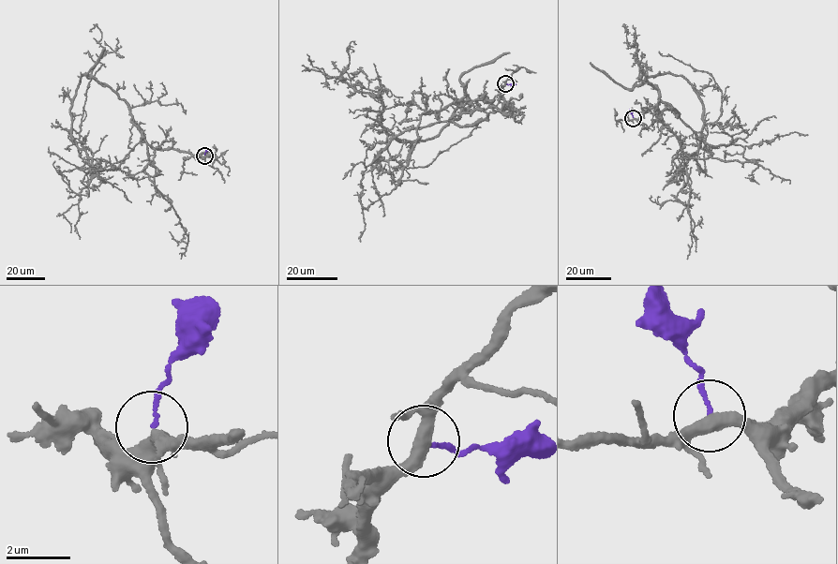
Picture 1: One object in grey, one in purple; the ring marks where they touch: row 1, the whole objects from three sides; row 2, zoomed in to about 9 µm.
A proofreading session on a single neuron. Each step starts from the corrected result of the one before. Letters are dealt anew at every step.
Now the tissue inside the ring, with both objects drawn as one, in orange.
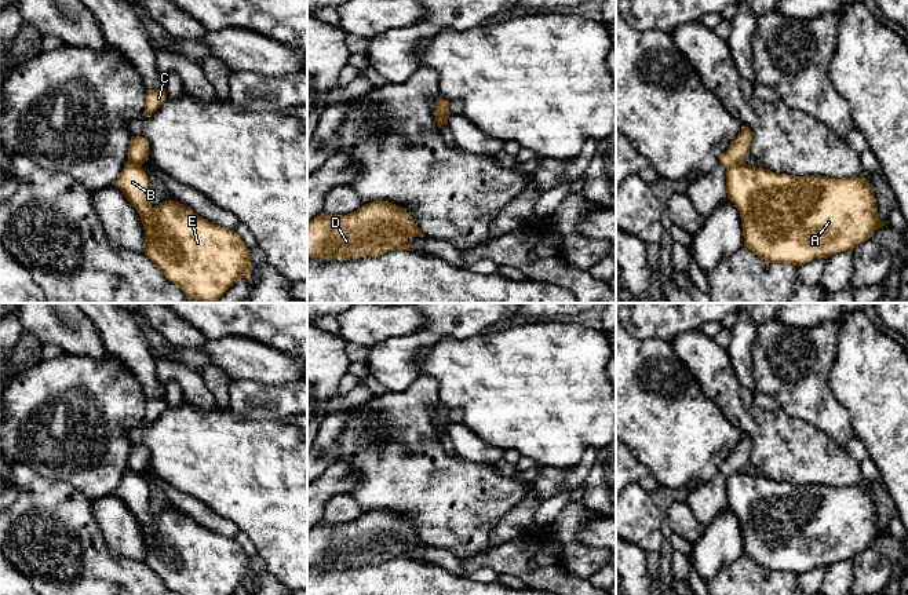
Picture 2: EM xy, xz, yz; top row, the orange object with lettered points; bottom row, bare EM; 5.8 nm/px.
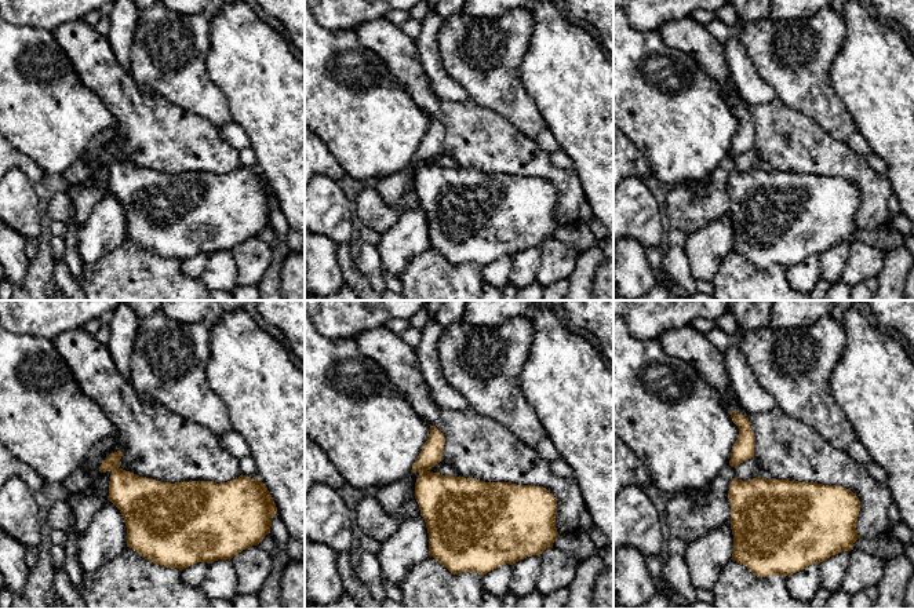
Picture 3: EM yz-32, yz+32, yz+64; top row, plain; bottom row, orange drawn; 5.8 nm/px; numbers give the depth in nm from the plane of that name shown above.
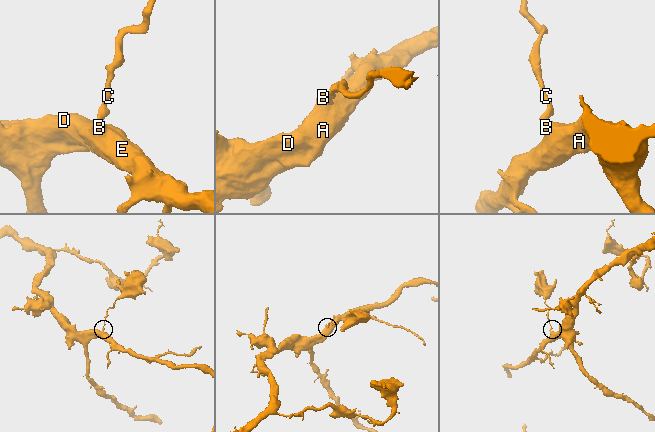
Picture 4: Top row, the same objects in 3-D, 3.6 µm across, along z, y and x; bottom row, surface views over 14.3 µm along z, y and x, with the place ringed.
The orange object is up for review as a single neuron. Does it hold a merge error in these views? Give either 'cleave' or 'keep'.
cleave

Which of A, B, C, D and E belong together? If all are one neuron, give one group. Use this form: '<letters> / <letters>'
A B D E / C

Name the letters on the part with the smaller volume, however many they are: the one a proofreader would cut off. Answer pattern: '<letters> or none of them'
C

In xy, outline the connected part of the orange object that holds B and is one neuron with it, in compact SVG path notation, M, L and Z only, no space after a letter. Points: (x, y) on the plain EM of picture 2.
M127 471L114 494L123 500L141 525L145 539L143 562L163 580L169 591L176 595L233 595L240 587L251 585L249 558L234 539L208 530L179 510L168 508L157 516L152 515L150 489L142 474Z

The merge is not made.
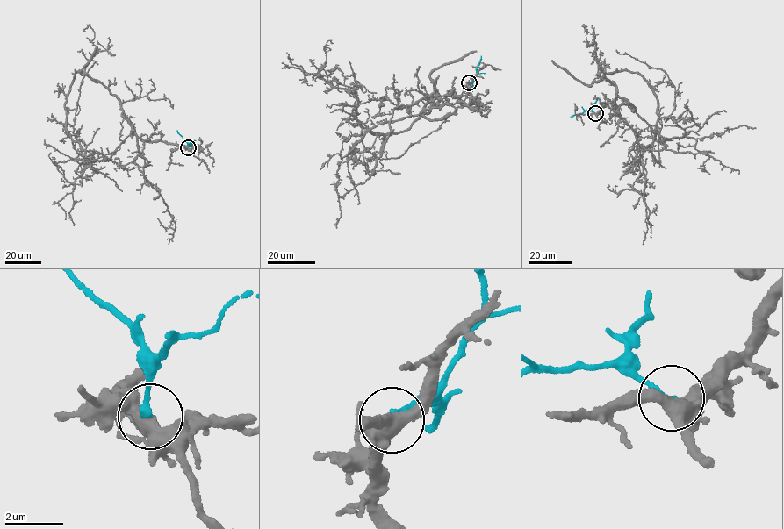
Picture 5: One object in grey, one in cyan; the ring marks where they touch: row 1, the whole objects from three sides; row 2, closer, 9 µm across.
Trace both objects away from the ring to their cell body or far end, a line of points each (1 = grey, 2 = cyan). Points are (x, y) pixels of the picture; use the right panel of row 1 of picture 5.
1: (595, 113), (613, 103), (636, 108), (606, 74), (636, 73), (658, 99), (652, 144), (640, 156), (643, 244)
2: (595, 113), (593, 108), (598, 97)

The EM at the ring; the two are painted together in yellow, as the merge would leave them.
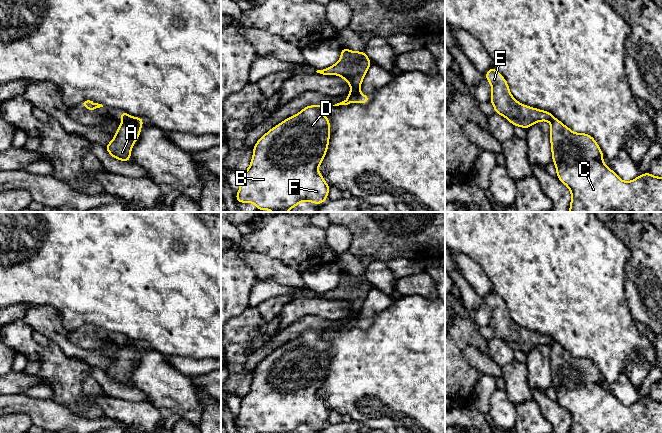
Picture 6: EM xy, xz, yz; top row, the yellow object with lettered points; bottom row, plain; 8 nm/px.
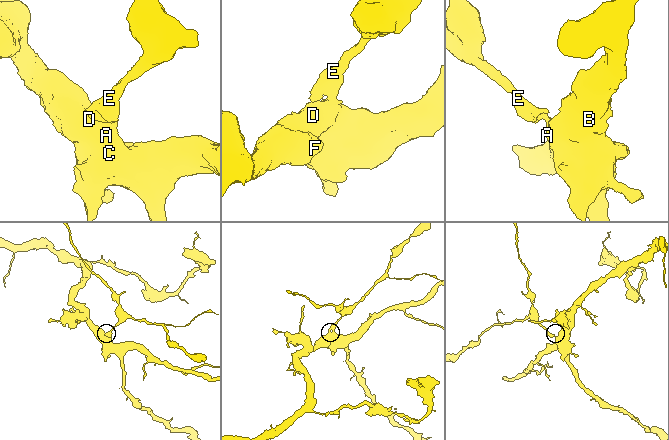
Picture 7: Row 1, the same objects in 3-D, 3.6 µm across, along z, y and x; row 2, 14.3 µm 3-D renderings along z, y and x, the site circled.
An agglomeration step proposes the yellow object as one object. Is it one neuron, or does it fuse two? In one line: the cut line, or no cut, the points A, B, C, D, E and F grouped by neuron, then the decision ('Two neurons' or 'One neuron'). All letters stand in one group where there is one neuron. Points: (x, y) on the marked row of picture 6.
Split along xz (359, 92), (347, 97). Groups: A B C D F / E. Two neurons

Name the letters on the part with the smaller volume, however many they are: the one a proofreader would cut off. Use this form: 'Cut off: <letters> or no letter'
Cut off: E

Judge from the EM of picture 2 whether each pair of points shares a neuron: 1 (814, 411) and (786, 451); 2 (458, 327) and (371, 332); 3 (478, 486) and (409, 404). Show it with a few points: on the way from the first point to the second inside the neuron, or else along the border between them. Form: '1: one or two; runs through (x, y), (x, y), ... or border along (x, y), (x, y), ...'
1: two; border along (779, 406), (787, 413), (816, 426), (834, 440)
2: two; border along (426, 317), (426, 322), (418, 329), (387, 339)
3: one; runs through (455, 475), (409, 427)

